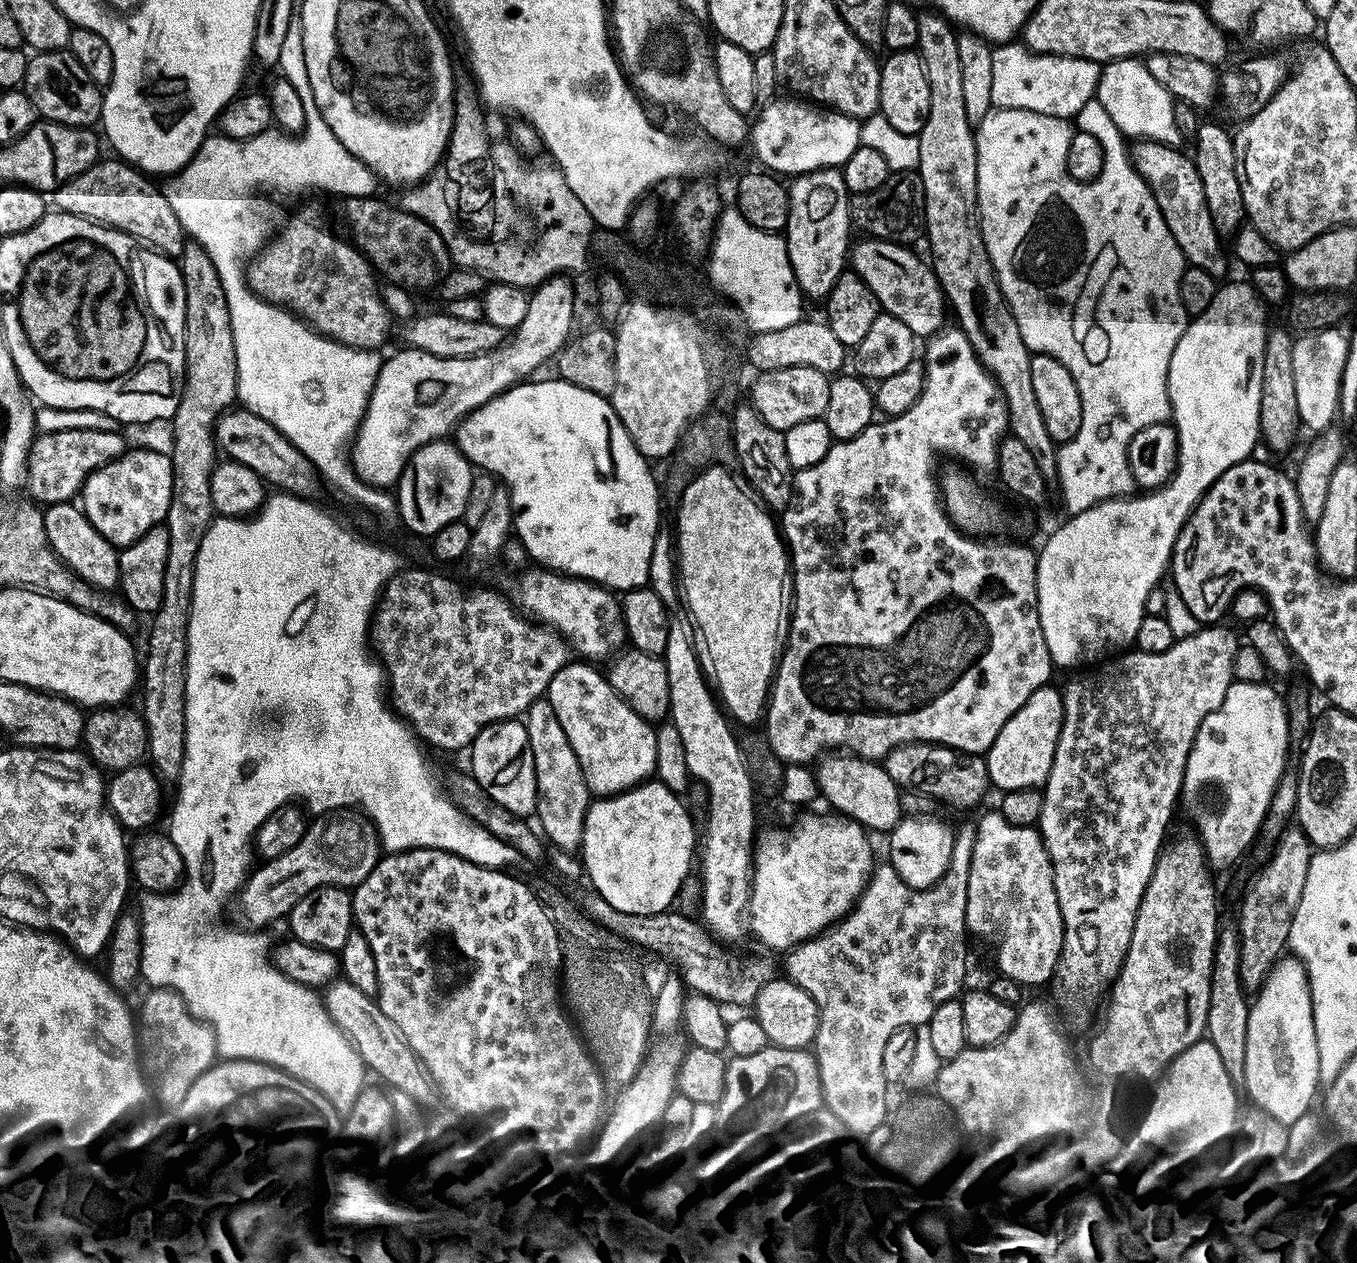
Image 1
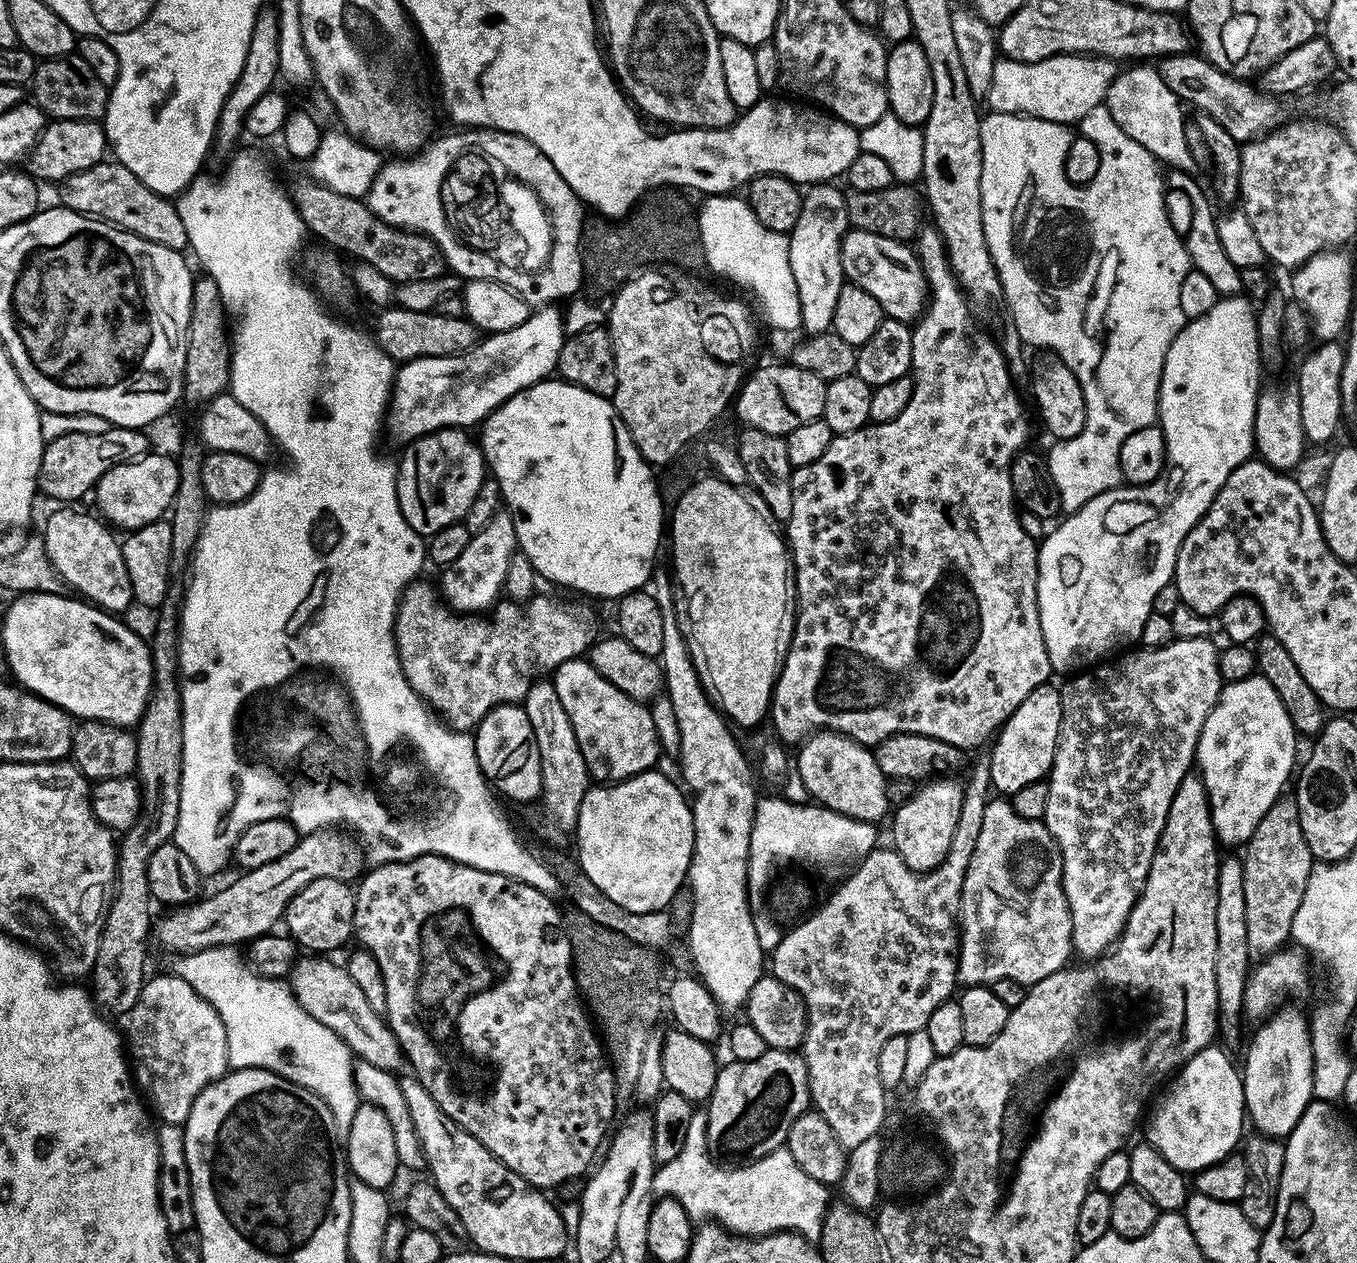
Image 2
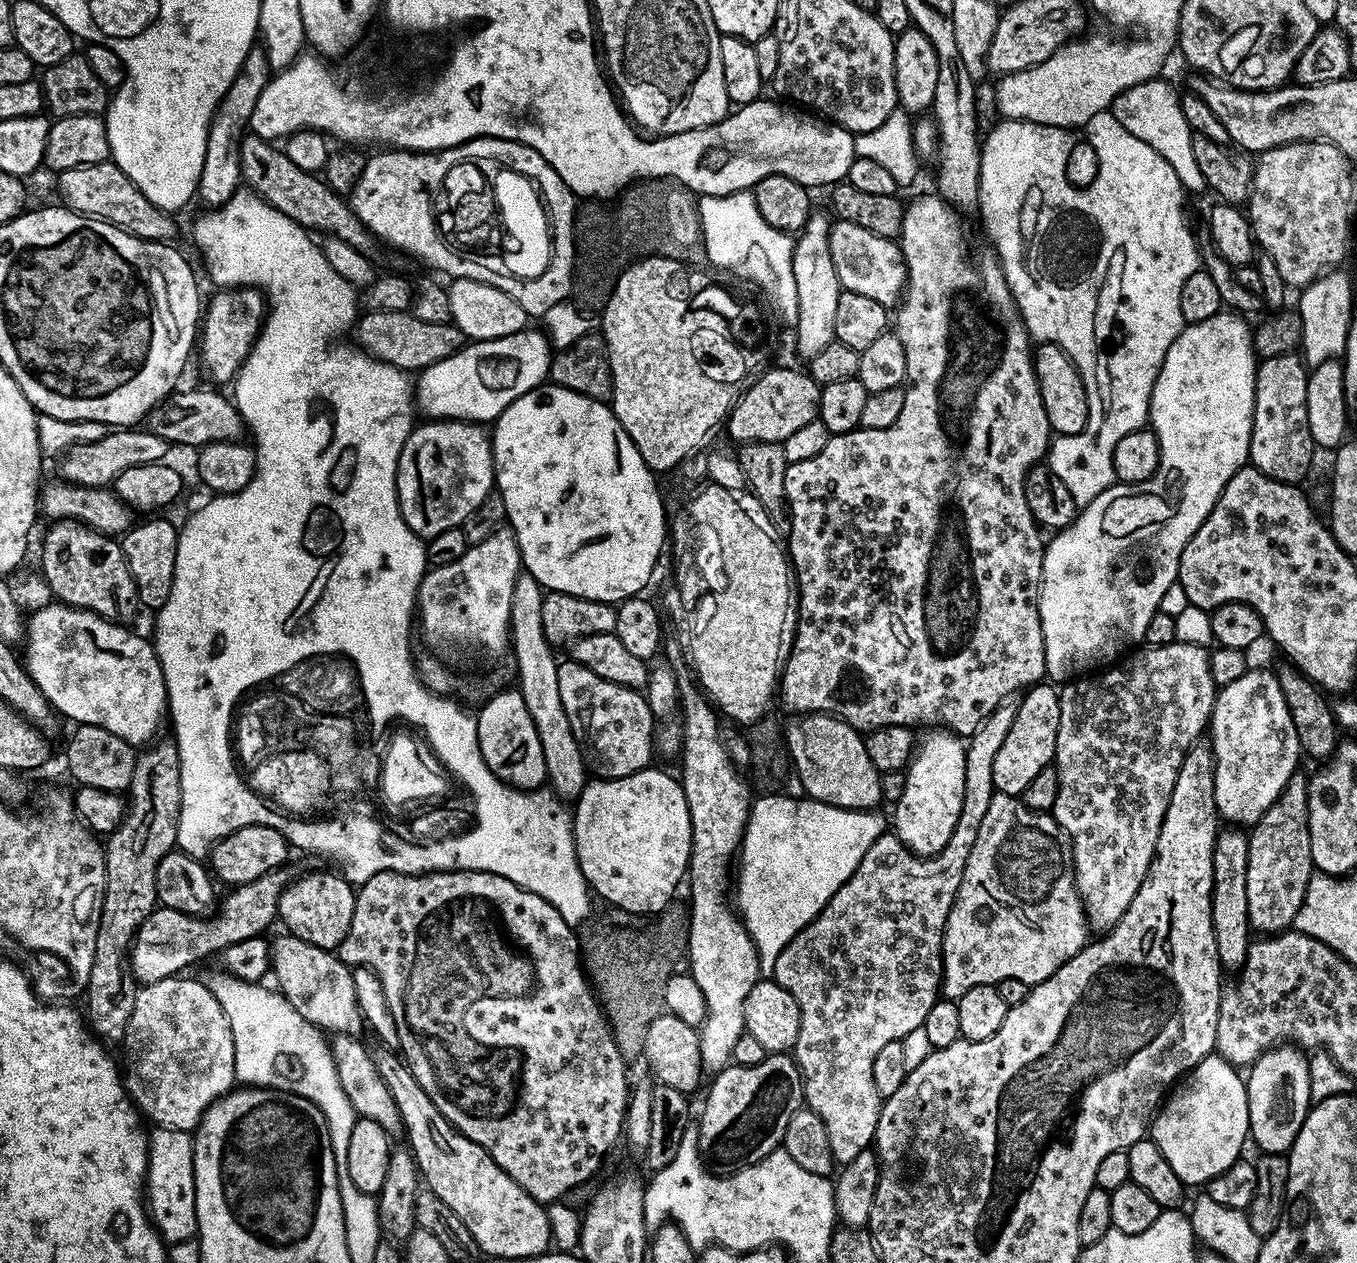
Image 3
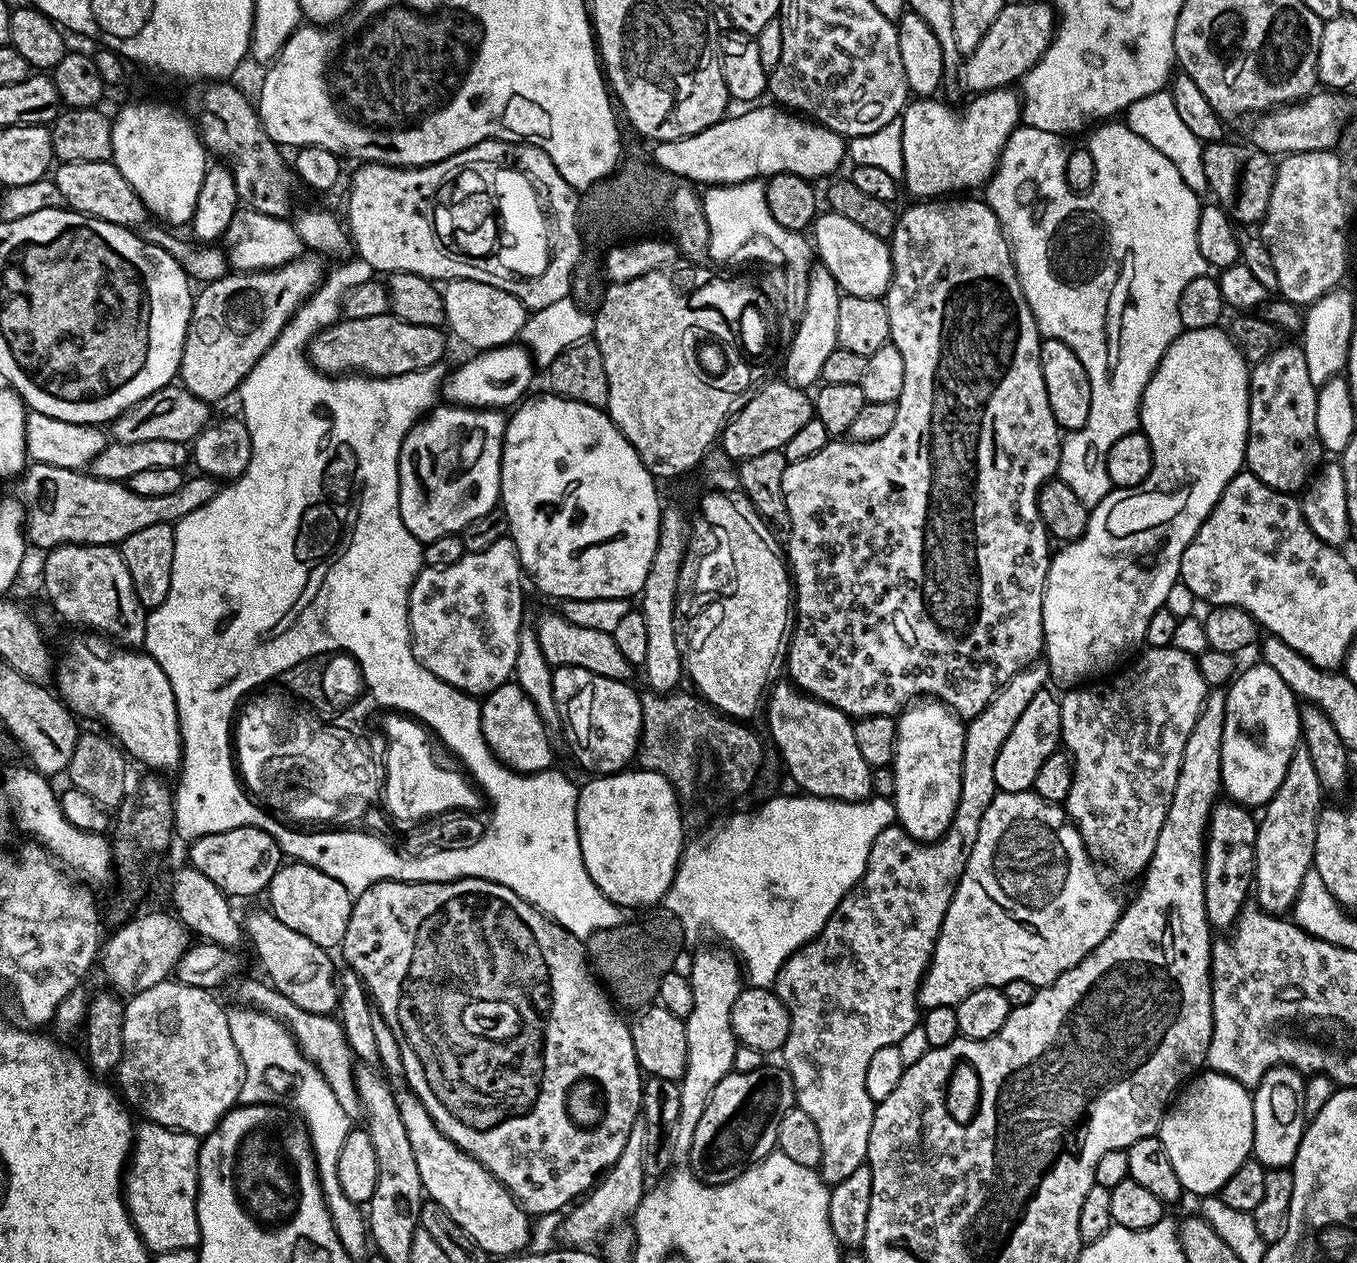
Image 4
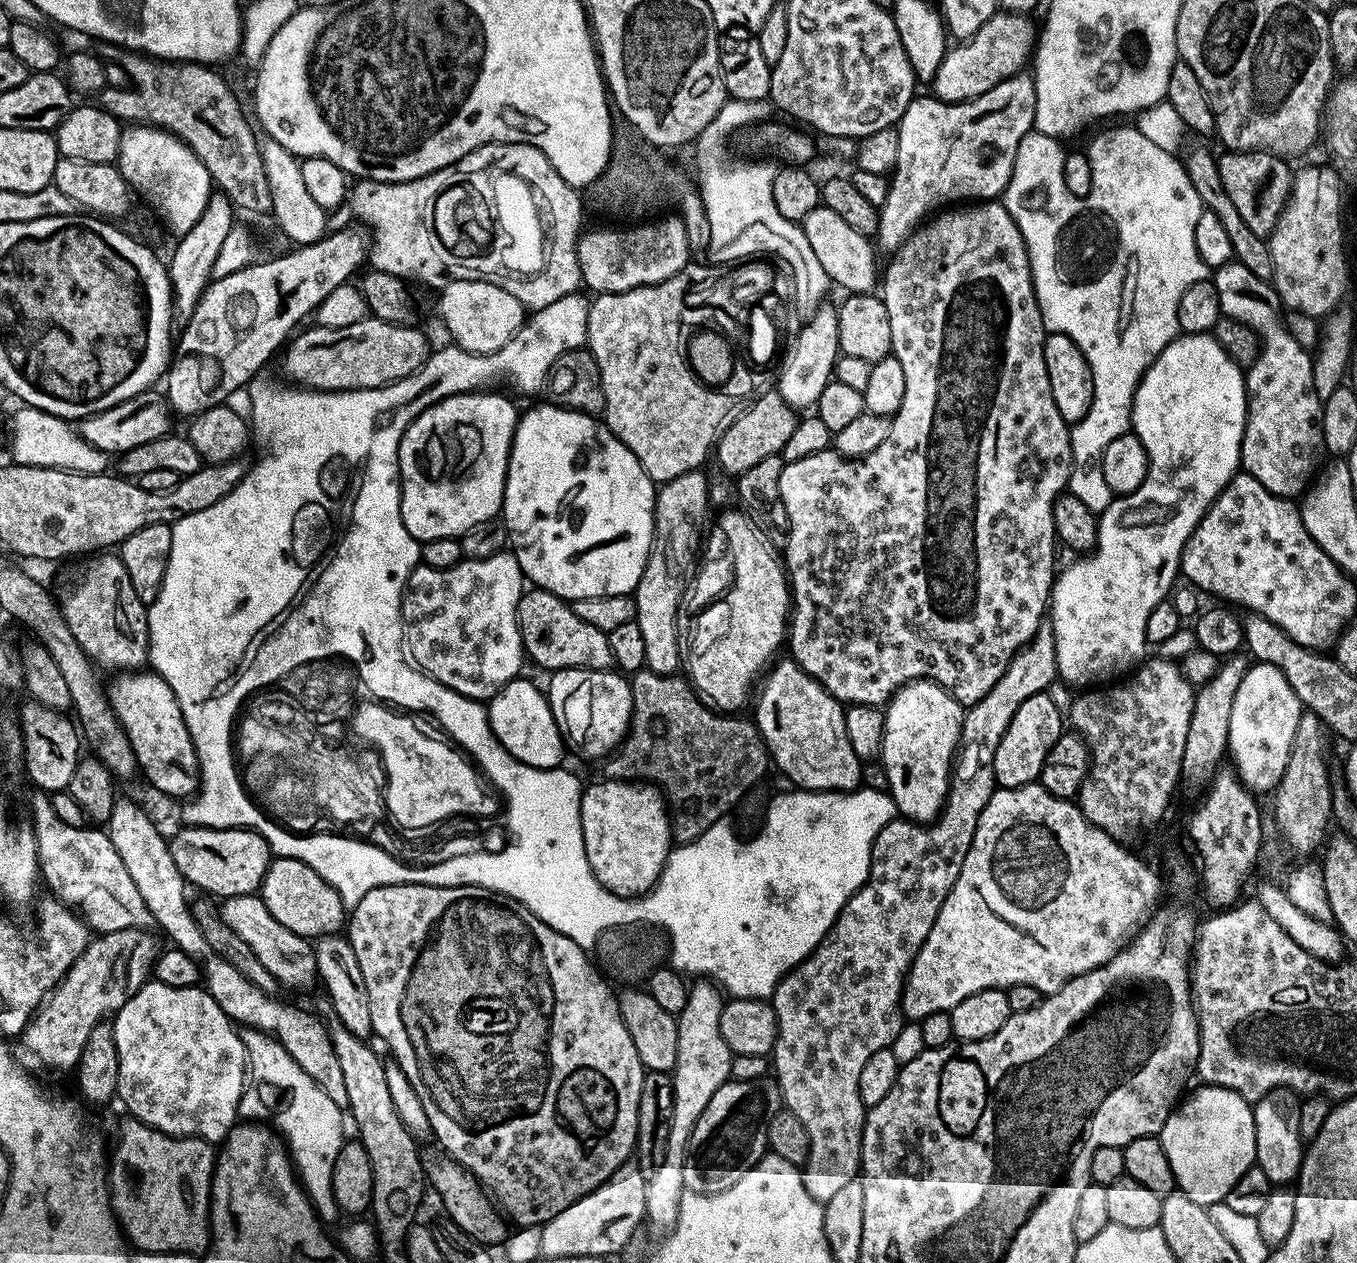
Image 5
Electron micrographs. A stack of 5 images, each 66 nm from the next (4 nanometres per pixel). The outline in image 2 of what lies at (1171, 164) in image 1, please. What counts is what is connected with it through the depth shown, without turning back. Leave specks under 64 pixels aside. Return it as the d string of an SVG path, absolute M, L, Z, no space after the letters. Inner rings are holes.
M1177 170L1169 171L1166 176L1167 187L1171 191L1173 188L1174 191L1180 192L1180 196L1167 197L1169 217L1177 221L1188 220L1184 228L1182 224L1182 239L1188 255L1188 263L1214 285L1214 290L1221 297L1241 295L1240 269L1234 266L1234 262L1230 262L1230 258L1226 258L1226 250L1222 250L1222 242L1218 239L1217 217L1212 216L1212 208L1208 205L1203 190L1191 180L1192 178L1189 173Z

